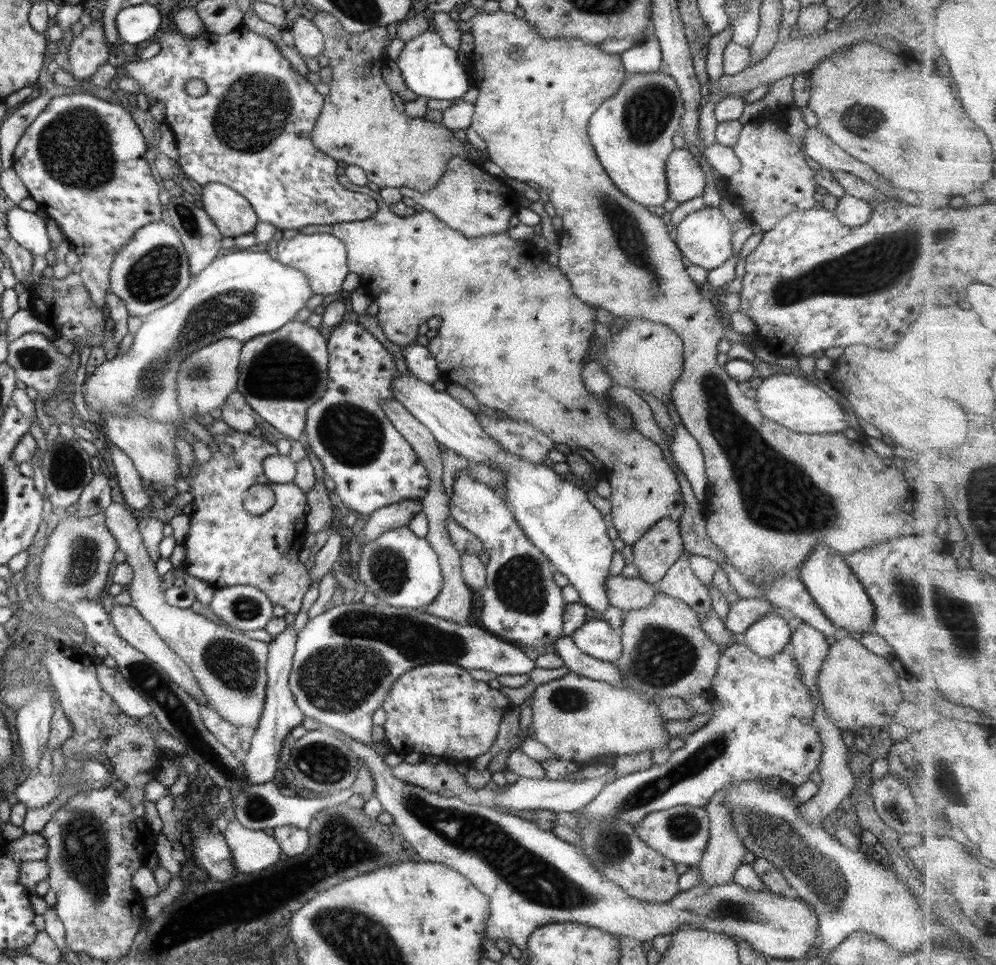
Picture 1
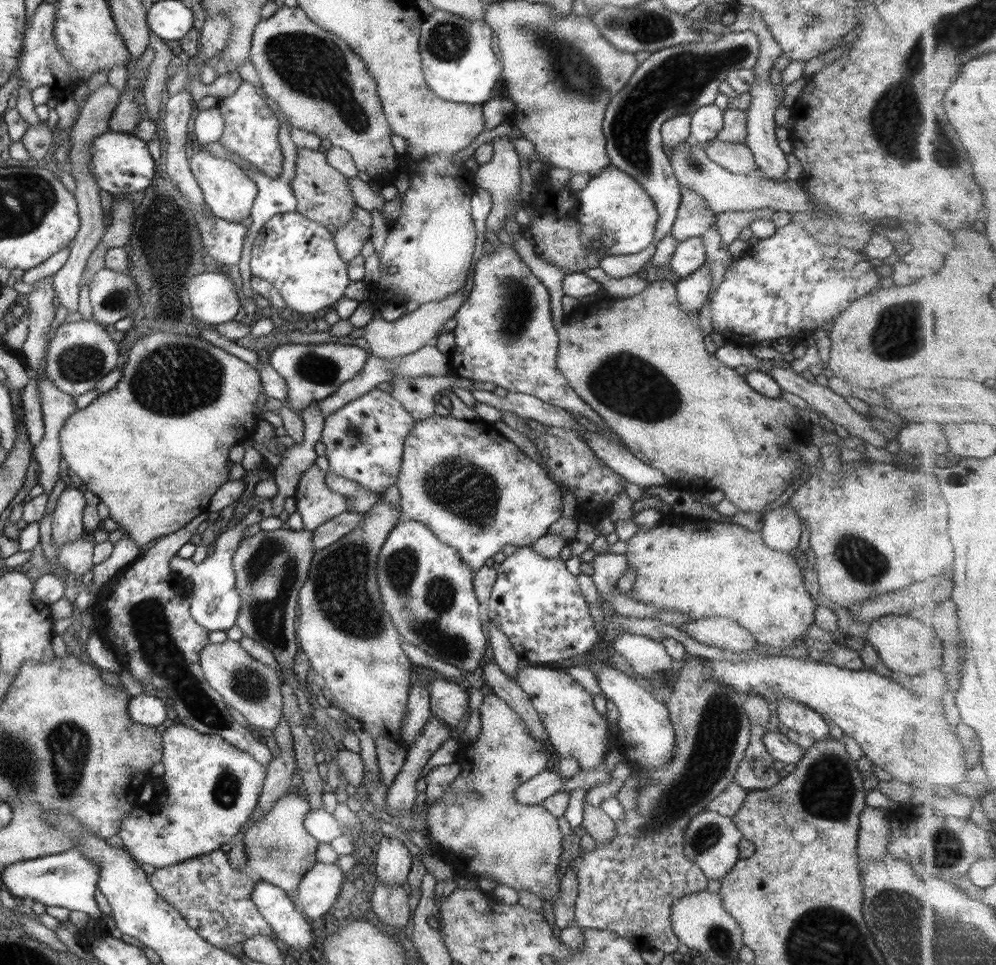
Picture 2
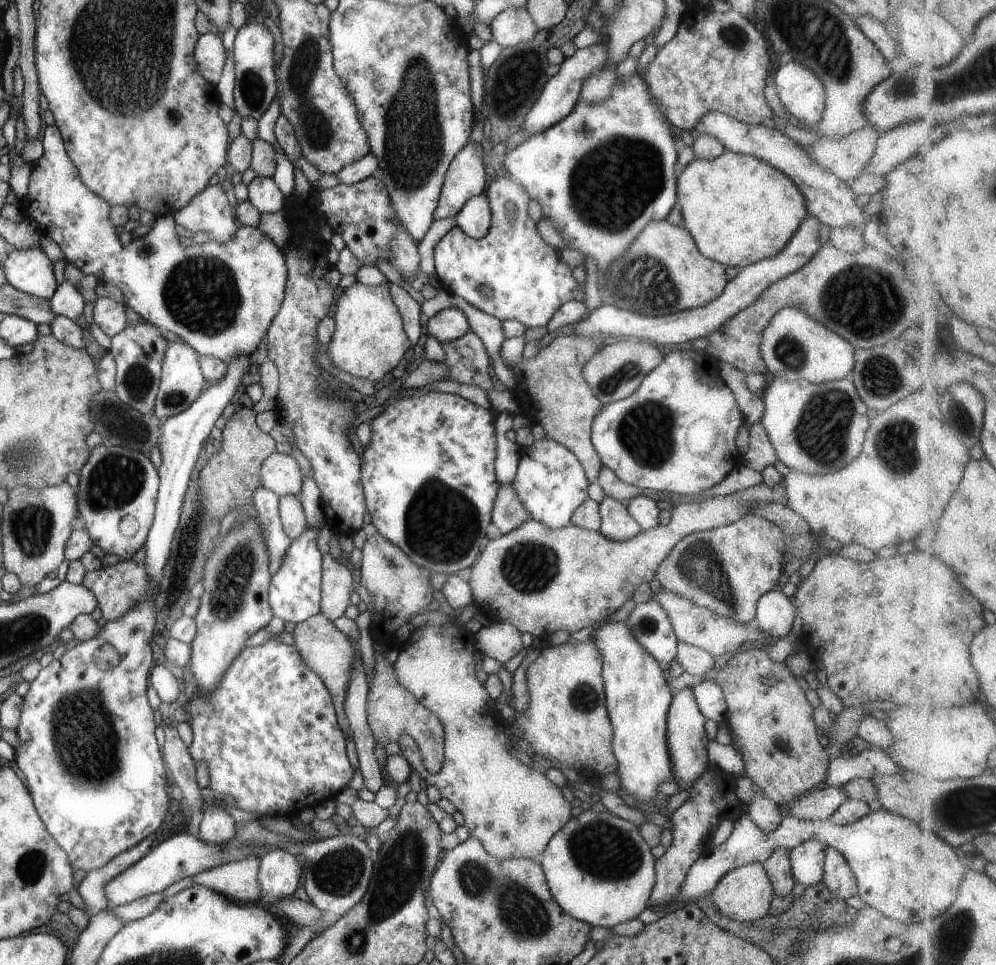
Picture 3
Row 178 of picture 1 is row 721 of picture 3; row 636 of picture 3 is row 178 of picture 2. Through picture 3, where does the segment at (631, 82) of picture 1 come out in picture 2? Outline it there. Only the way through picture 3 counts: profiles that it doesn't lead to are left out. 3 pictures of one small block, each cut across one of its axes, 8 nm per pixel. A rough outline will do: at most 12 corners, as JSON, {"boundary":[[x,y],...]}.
{"boundary":[[607,166],[576,196],[575,218],[605,228],[607,254],[653,242],[655,203]]}

